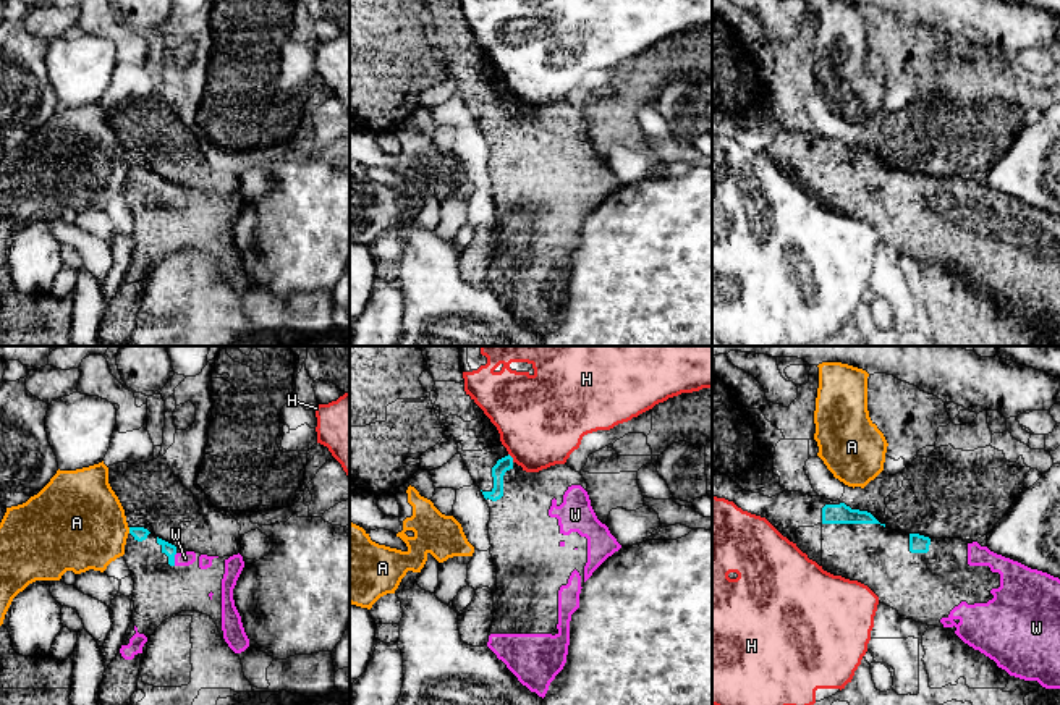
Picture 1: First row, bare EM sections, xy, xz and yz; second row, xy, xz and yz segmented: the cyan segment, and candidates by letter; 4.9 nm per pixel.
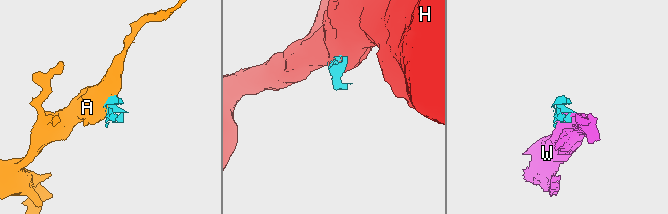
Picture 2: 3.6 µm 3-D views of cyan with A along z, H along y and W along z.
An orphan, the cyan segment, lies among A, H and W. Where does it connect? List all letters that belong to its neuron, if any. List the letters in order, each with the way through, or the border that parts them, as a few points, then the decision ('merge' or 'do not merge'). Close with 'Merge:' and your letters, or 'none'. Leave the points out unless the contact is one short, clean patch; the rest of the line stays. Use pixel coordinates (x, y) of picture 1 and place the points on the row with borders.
A: do not merge
H: along xz (508, 453), (513, 461) | do not merge
W: merge
Merge: W

